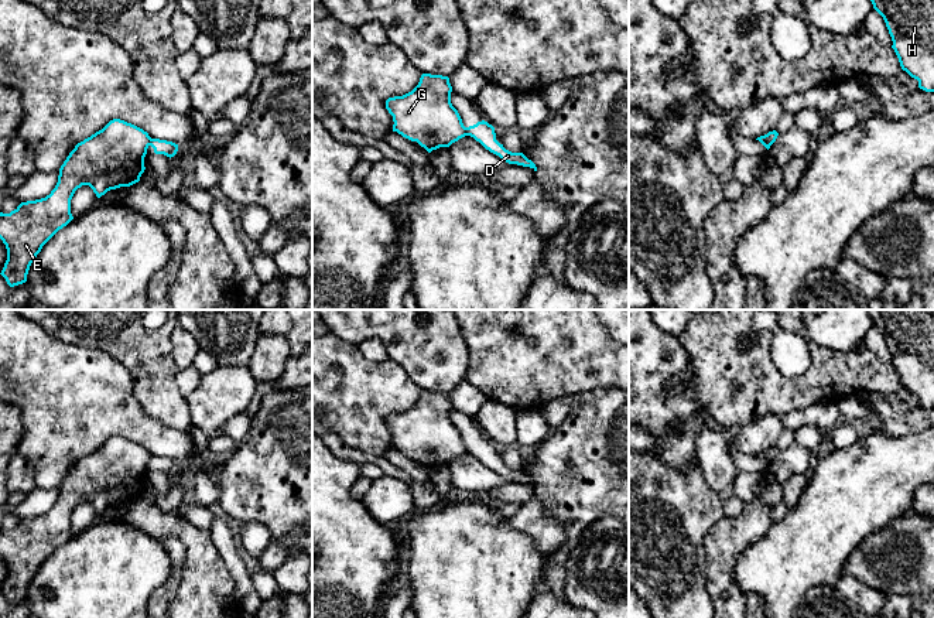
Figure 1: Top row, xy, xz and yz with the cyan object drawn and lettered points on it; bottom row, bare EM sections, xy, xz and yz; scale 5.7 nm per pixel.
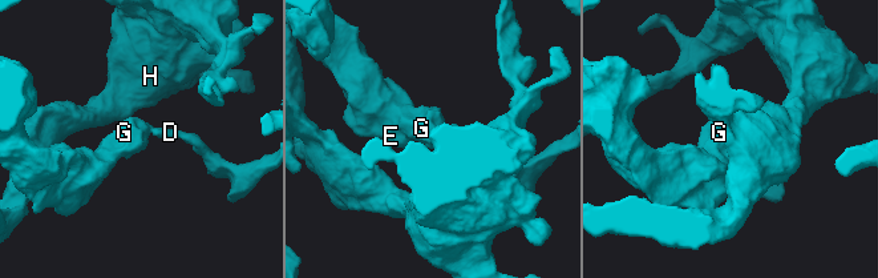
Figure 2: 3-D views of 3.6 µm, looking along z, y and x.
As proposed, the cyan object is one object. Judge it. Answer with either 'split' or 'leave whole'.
split

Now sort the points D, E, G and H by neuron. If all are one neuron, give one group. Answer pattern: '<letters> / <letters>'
D / E G H

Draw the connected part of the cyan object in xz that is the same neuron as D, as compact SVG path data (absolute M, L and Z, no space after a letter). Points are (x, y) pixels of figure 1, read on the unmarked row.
M482 437L473 443L466 444L466 450L468 453L479 458L486 467L499 472L503 478L509 481L530 484L537 488L536 481L528 477L523 470L512 470L506 467L503 461L496 457L495 444L487 438Z

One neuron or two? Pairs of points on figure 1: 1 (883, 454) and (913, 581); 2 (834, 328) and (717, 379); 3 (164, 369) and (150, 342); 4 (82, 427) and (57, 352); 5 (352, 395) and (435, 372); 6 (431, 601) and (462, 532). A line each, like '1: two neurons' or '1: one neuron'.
1: two neurons
2: two neurons
3: one neuron
4: one neuron
5: two neurons
6: one neuron

